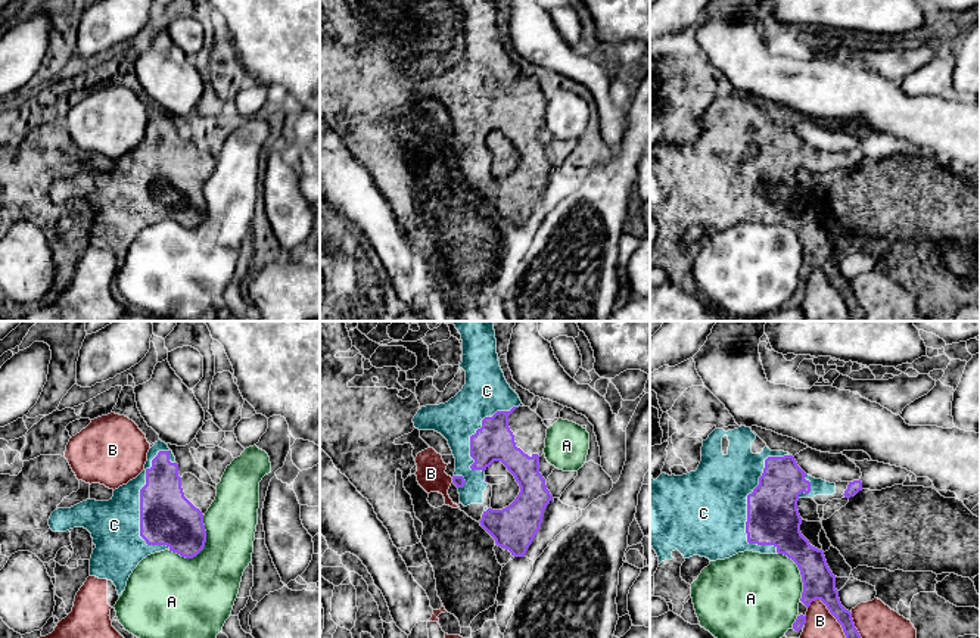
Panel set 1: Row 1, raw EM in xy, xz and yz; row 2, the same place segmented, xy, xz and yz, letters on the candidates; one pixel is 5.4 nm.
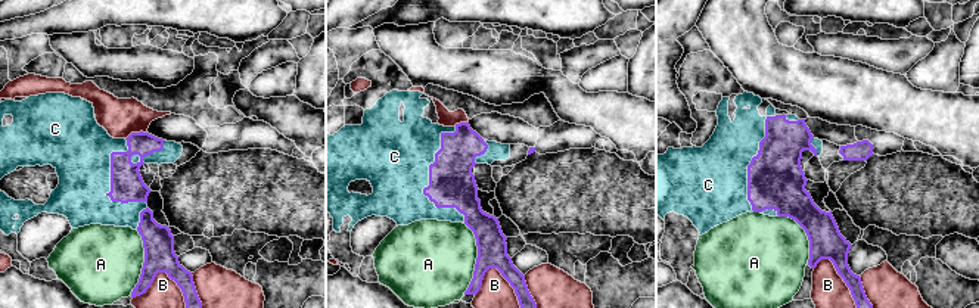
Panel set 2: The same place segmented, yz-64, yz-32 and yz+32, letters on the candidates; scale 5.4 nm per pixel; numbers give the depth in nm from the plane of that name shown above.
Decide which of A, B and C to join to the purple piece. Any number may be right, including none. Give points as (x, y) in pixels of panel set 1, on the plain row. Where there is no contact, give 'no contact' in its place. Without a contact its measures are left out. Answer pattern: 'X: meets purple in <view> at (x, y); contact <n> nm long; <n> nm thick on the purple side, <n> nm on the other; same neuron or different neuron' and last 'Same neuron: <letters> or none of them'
A: meets purple in xy at (201, 220); contact 280 nm long; 300 nm thick on the purple side, 420 nm on the other; different neuron
B: meets purple in yz at (837, 291); contact 360 nm long; 180 nm thick on the purple side, 220 nm on the other; different neuron
C: meets purple in xy at (140, 179); contact 550 nm long; 300 nm thick on the purple side, 280 nm on the other; same neuron
Same neuron: C

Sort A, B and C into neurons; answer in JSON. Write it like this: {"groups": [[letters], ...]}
{"groups": [["A"], ["B"], ["C"]]}

